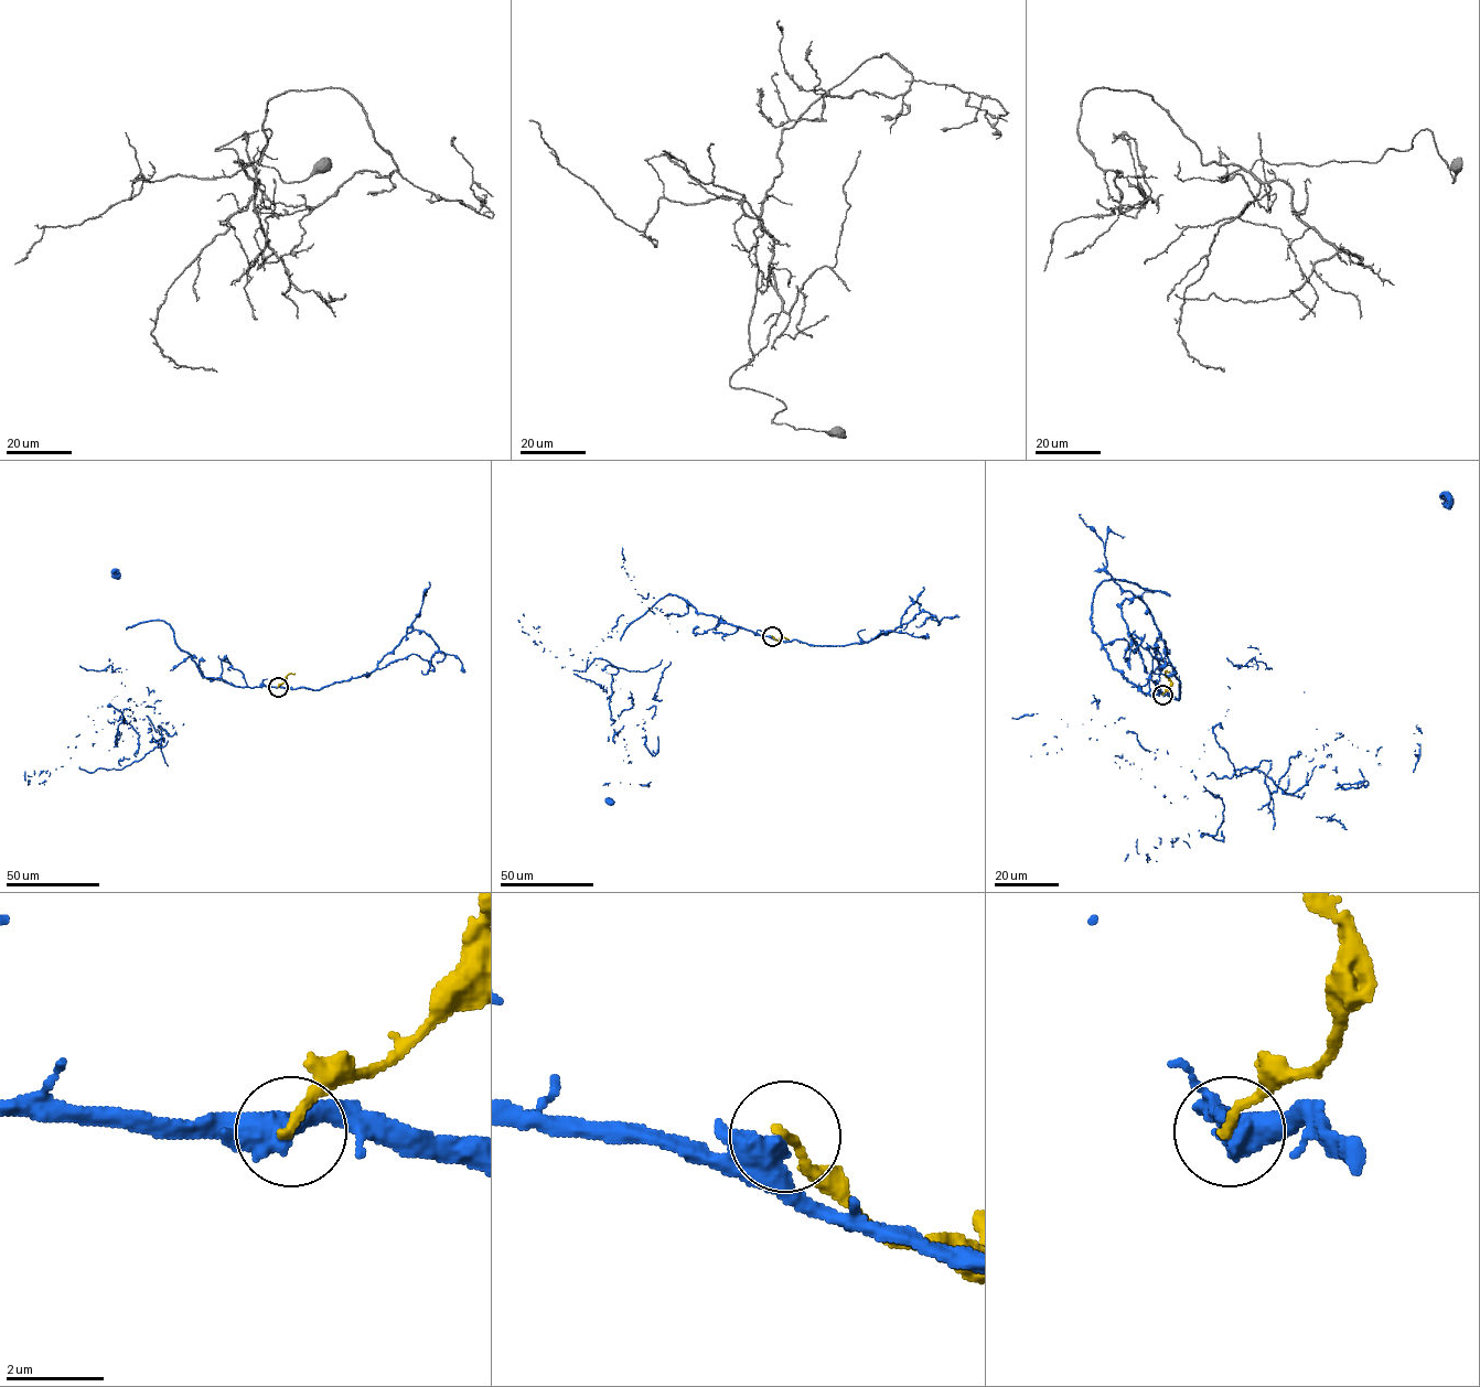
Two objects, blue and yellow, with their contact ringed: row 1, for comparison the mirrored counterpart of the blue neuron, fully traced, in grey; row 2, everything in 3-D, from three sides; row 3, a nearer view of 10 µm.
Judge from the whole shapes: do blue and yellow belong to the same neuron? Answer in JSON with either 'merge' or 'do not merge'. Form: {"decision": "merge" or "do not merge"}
{"decision": "do not merge"}

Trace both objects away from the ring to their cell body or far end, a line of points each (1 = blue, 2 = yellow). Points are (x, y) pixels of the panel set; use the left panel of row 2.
1: (278, 687), (188, 656), (148, 705), (183, 723), (139, 735), (115, 571)
2: (278, 687), (287, 675), (295, 673)

